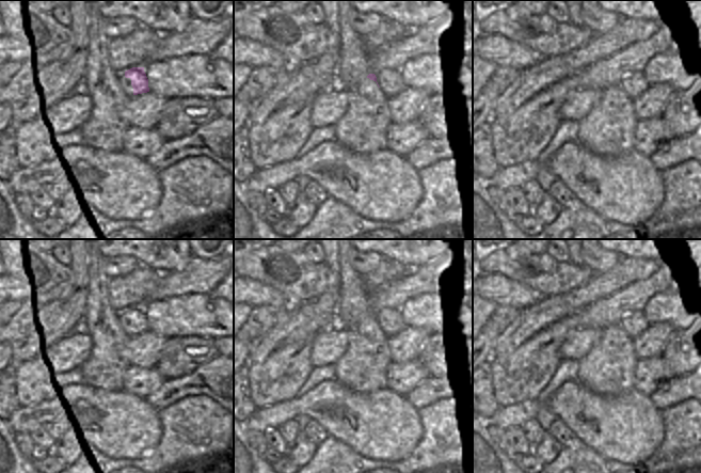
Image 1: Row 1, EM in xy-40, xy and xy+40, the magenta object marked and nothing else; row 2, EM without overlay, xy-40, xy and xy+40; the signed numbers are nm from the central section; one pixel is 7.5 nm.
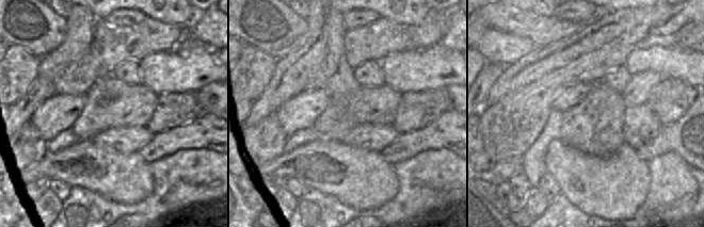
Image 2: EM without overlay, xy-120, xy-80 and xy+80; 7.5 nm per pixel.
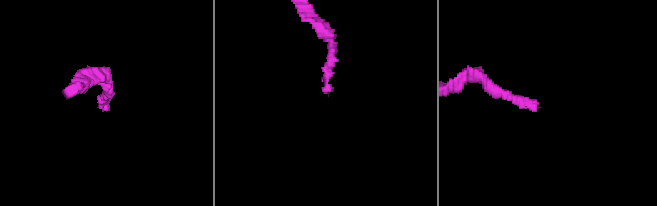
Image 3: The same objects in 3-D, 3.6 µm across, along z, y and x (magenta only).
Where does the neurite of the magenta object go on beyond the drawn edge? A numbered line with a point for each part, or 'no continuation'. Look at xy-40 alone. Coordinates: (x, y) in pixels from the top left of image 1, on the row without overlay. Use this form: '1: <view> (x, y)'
no continuation.

